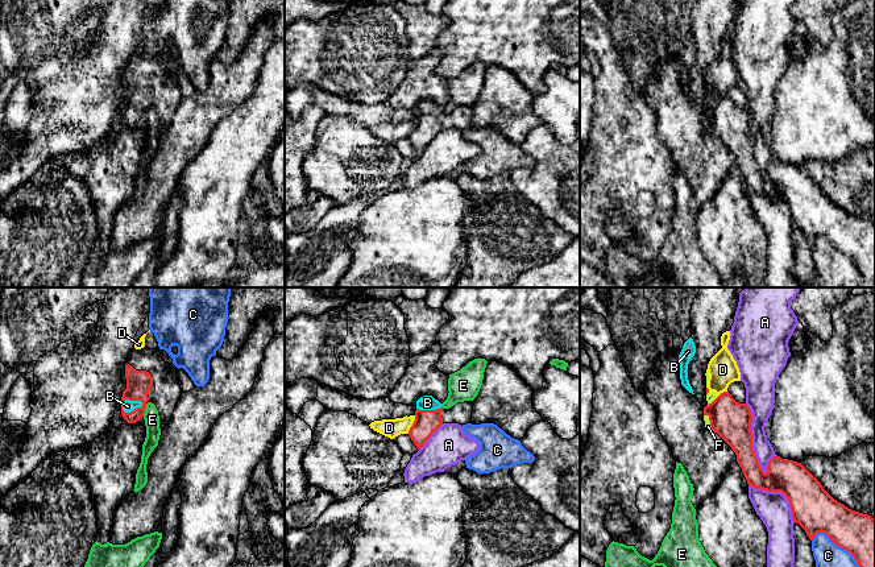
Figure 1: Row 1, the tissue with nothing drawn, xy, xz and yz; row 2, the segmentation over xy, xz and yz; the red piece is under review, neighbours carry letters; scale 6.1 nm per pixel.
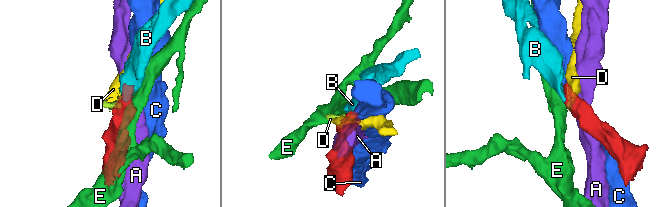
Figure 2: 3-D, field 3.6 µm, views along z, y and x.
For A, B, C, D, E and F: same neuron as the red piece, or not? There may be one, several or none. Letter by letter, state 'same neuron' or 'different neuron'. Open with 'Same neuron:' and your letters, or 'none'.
Same neuron: B
A: different neuron
B: same neuron
C: different neuron
D: different neuron
E: different neuron
F: different neuron

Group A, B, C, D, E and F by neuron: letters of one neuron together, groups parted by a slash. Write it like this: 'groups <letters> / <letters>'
groups A / B / C / D F / E

